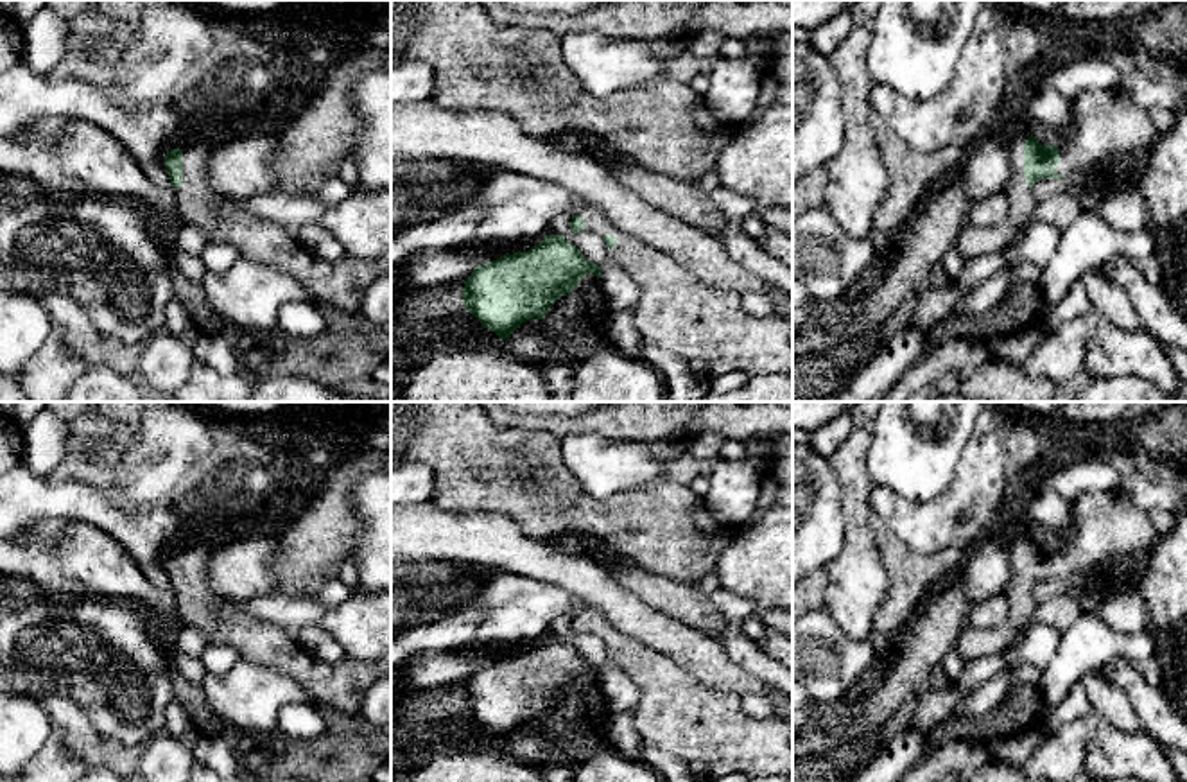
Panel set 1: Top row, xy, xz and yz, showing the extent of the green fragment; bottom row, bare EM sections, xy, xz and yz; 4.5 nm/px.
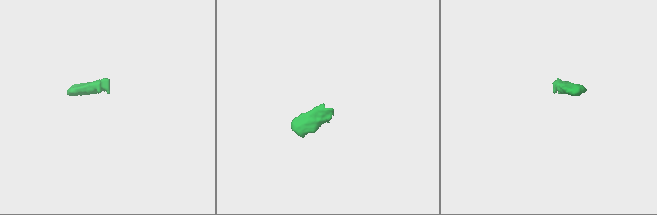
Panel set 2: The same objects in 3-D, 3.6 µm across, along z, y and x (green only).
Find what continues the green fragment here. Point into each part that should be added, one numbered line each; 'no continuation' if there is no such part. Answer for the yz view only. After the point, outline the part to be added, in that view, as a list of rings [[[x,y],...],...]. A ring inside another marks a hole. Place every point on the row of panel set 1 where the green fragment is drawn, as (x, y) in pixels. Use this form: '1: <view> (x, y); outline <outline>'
1: yz (976, 243); outline [[[1020,135],[1008,145],[1011,176],[1004,187],[1009,199],[1006,219],[986,230],[963,231],[957,239],[959,253],[974,258],[984,253],[995,253],[1009,244],[1013,233],[1027,221],[1040,201],[1033,196],[1024,176],[1024,142],[1029,135]]]

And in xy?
1: xy (341, 284); outline [[[213,142],[183,147],[183,185],[178,188],[183,222],[197,226],[206,242],[235,244],[242,258],[289,273],[316,305],[359,312],[368,287],[391,274],[391,249],[377,258],[317,258],[280,224],[246,212],[210,187],[206,167],[213,147]]]

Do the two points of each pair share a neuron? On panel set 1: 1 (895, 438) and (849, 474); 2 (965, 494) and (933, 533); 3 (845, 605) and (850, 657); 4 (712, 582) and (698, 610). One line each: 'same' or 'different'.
1: different
2: same
3: different
4: different

